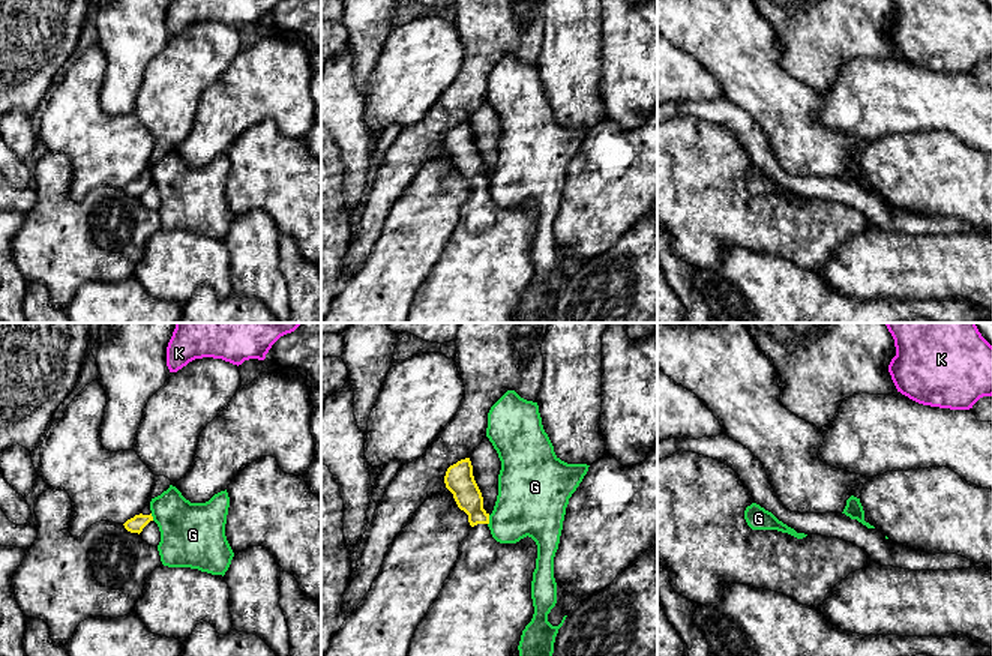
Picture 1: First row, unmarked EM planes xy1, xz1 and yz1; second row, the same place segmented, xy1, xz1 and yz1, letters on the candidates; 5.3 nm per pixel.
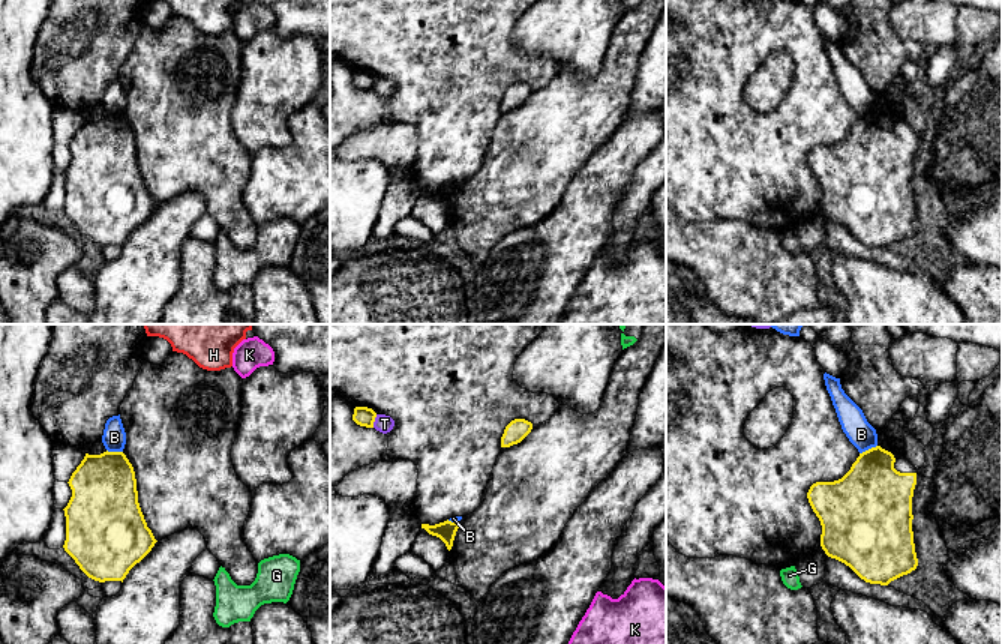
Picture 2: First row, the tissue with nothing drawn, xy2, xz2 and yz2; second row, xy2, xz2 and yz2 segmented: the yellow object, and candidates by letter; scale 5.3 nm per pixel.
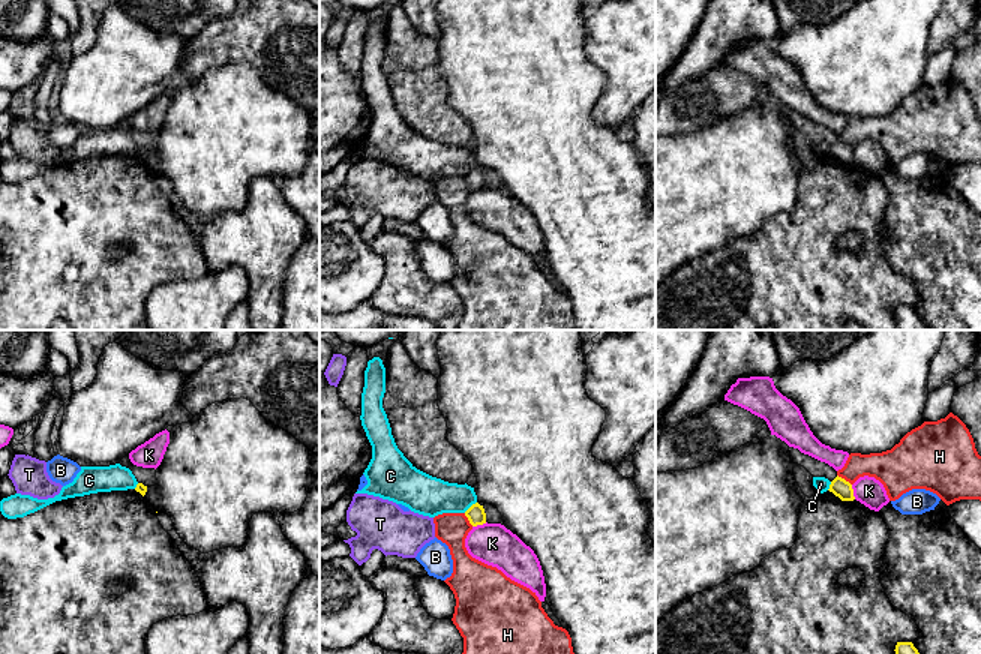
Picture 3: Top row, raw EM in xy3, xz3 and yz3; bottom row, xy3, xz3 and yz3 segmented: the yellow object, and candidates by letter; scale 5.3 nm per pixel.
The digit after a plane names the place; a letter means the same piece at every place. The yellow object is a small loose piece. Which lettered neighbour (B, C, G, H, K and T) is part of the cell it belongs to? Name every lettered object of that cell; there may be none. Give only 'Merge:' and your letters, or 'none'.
Merge: none

